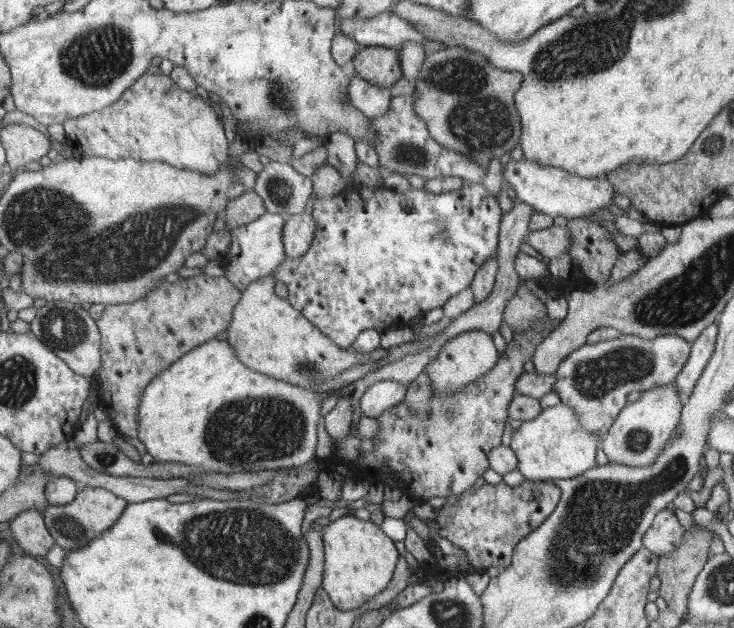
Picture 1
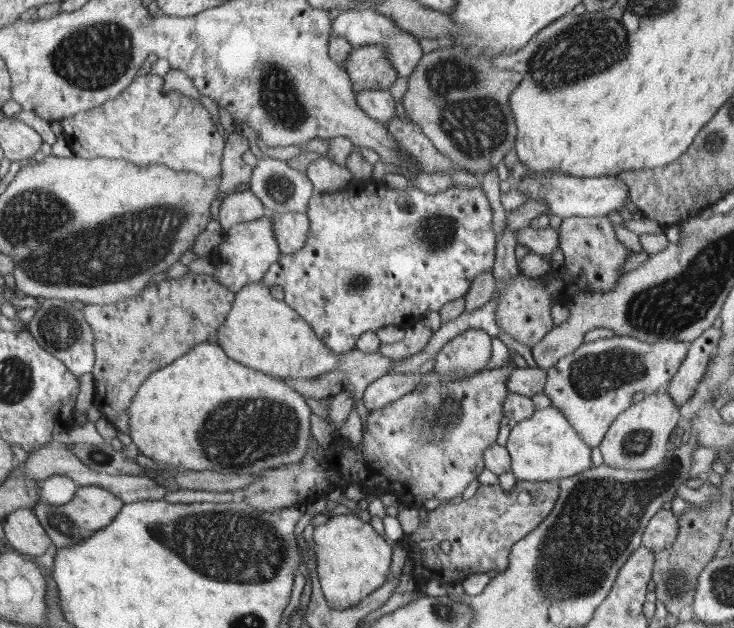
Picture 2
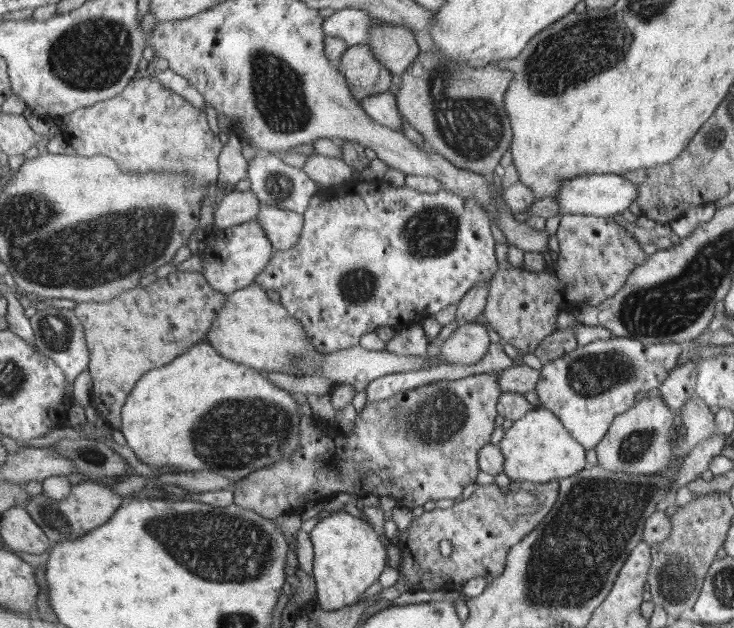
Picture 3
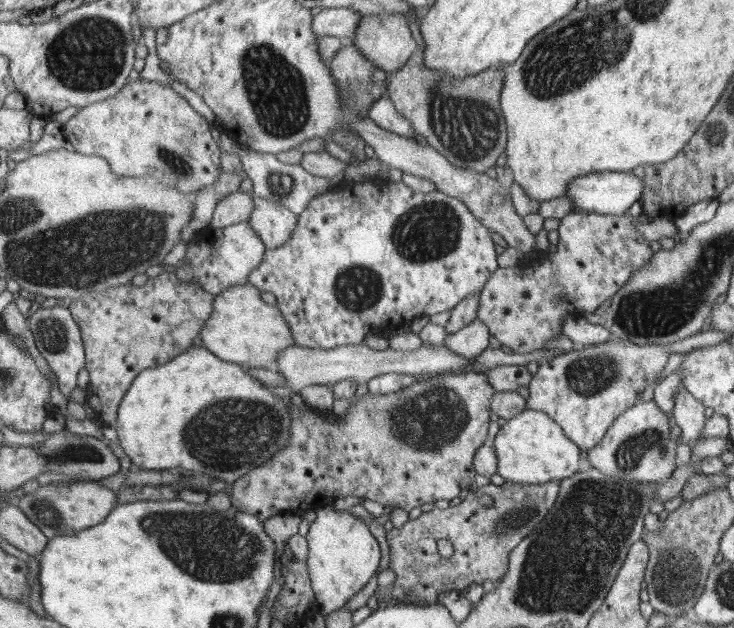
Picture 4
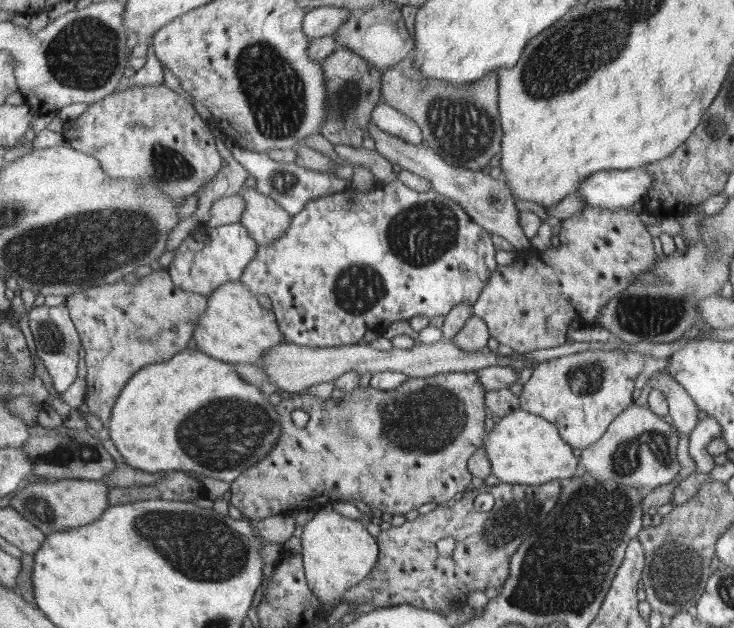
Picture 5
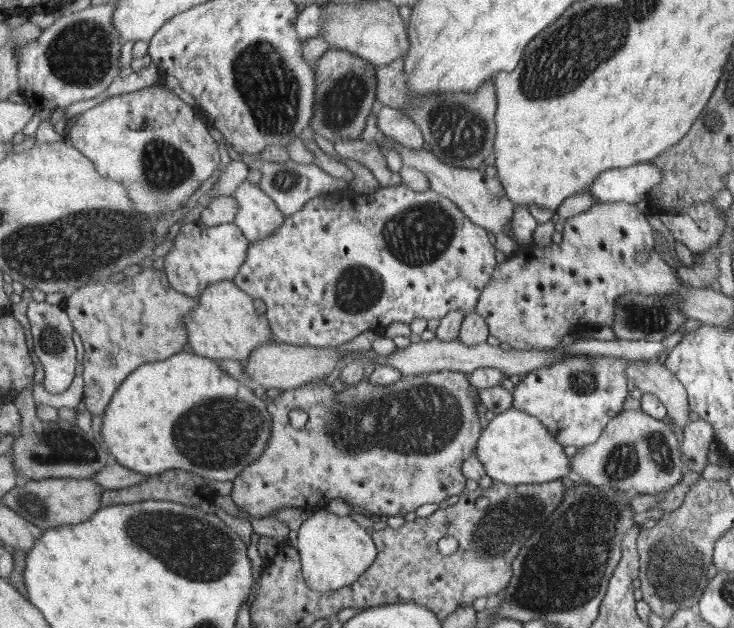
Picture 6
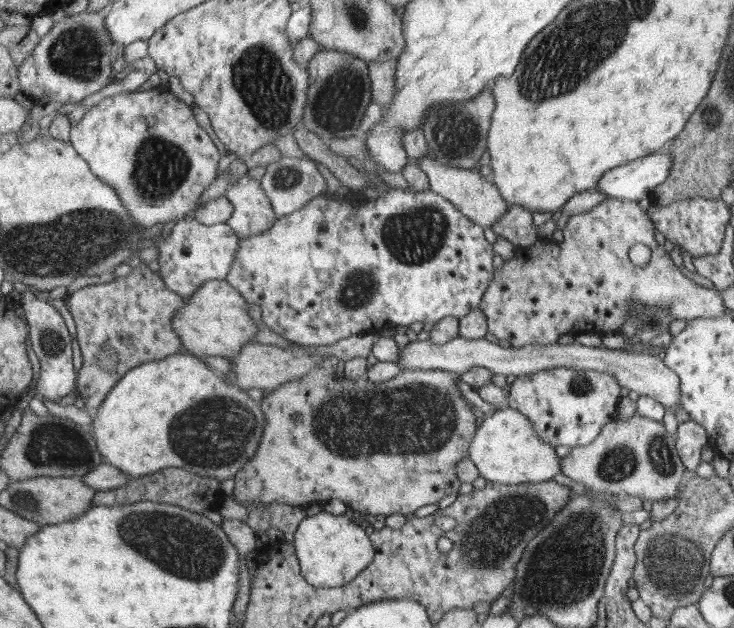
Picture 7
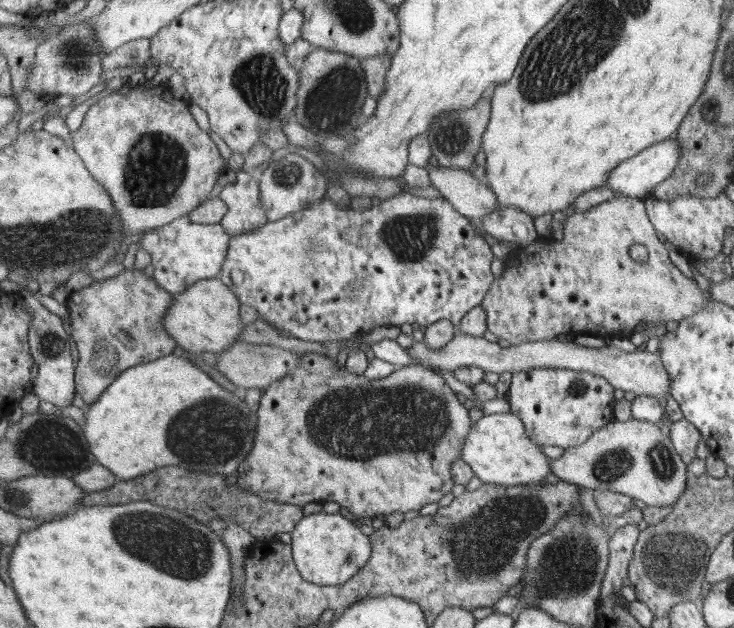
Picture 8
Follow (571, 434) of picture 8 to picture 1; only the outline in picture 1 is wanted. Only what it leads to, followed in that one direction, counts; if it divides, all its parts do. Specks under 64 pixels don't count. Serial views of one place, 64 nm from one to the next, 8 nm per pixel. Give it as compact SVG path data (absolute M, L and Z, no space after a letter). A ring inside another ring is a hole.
M623 335L612 340L603 340L577 348L565 359L560 361L552 391L560 397L560 403L576 410L579 424L584 431L592 435L605 436L612 424L618 419L619 412L627 407L630 392L644 393L657 387L674 383L683 371L691 355L692 344L676 335L658 336L652 340L636 335Z

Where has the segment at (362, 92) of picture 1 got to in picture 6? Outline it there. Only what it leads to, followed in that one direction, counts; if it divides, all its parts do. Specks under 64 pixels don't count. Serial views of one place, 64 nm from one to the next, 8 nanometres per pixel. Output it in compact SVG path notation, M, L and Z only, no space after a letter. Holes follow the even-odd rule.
M387 106L375 108L377 123L380 133L398 140L400 144L408 148L420 150L426 147L423 134L419 126L400 110Z

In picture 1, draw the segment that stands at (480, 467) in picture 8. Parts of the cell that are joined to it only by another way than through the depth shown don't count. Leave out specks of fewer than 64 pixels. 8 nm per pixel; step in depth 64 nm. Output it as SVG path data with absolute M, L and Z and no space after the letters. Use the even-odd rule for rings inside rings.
M560 403L540 411L536 419L523 422L520 428L513 430L510 448L518 458L518 472L526 480L554 482L555 479L571 479L591 470L596 464L598 436L584 431L576 410Z

